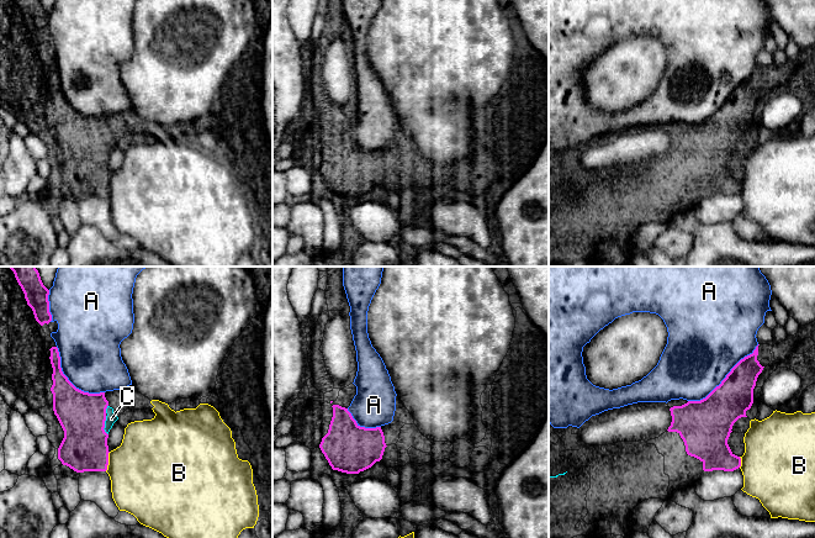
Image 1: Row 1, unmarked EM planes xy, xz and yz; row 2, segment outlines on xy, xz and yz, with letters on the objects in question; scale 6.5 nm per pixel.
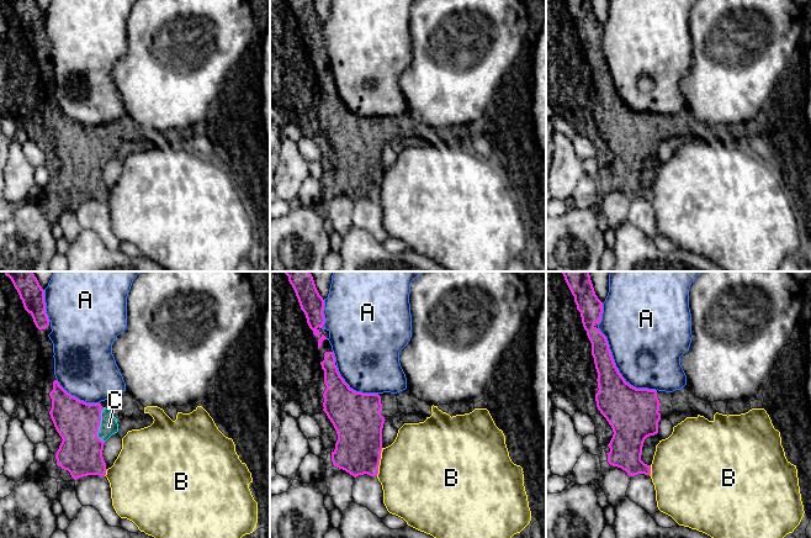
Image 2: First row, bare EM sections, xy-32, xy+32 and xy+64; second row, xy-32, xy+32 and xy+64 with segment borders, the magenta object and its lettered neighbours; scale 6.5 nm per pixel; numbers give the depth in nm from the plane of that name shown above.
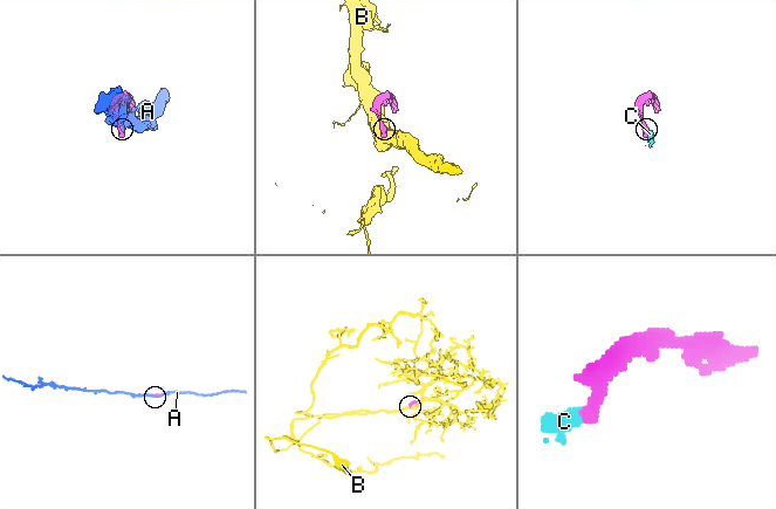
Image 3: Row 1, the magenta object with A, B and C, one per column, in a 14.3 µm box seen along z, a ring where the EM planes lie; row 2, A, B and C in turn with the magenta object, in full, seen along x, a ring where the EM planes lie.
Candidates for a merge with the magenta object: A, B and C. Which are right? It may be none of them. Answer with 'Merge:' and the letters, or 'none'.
Merge: C

